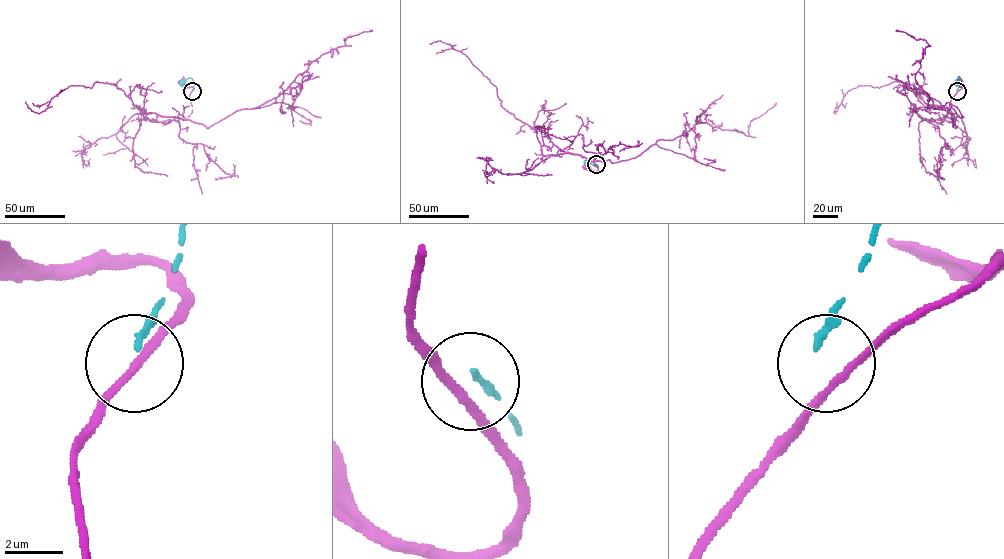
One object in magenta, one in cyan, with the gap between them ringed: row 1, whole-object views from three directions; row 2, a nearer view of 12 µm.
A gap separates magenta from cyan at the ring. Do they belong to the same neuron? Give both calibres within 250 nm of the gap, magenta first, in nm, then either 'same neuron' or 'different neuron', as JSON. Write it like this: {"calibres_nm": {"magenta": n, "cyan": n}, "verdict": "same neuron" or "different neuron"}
{"calibres_nm": {"magenta": 260, "cyan": 220}, "verdict": "different neuron"}

